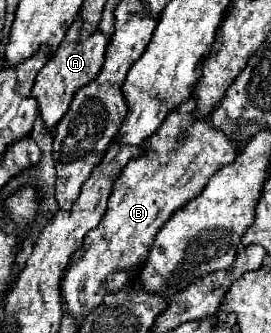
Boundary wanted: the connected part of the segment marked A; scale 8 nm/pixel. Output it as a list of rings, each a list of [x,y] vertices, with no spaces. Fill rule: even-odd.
[[[75,20],[73,26],[67,30],[67,36],[63,38],[59,48],[55,50],[55,54],[41,68],[41,72],[37,76],[37,82],[31,90],[33,98],[37,100],[39,114],[41,114],[43,122],[49,130],[69,110],[69,104],[71,104],[71,98],[73,98],[75,90],[87,86],[87,82],[91,82],[91,78],[95,78],[95,74],[99,74],[99,70],[105,62],[105,48],[109,44],[109,36],[105,36],[101,32],[95,32],[87,40],[79,40],[79,32],[81,32],[81,24],[79,24],[79,20]]]

